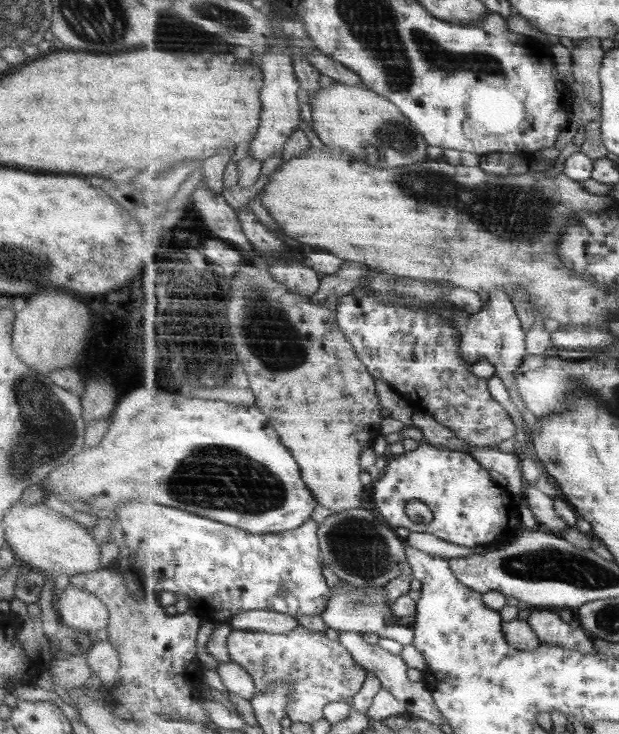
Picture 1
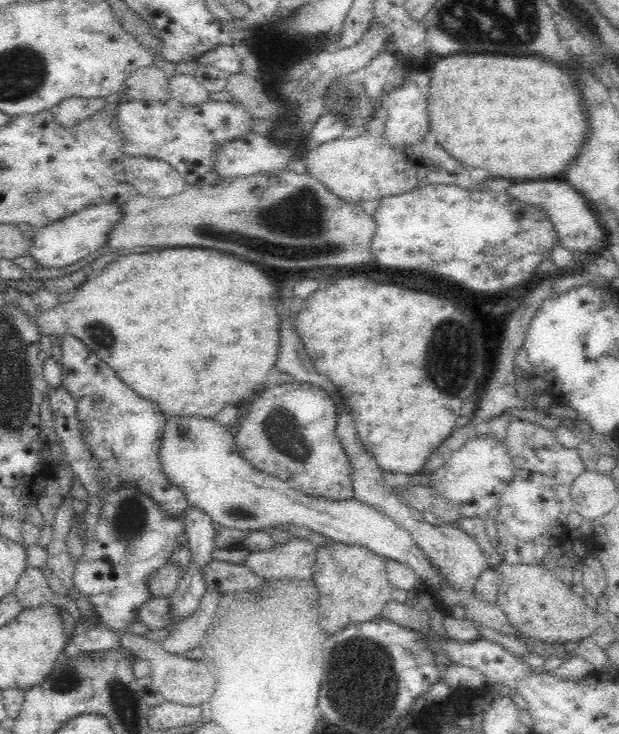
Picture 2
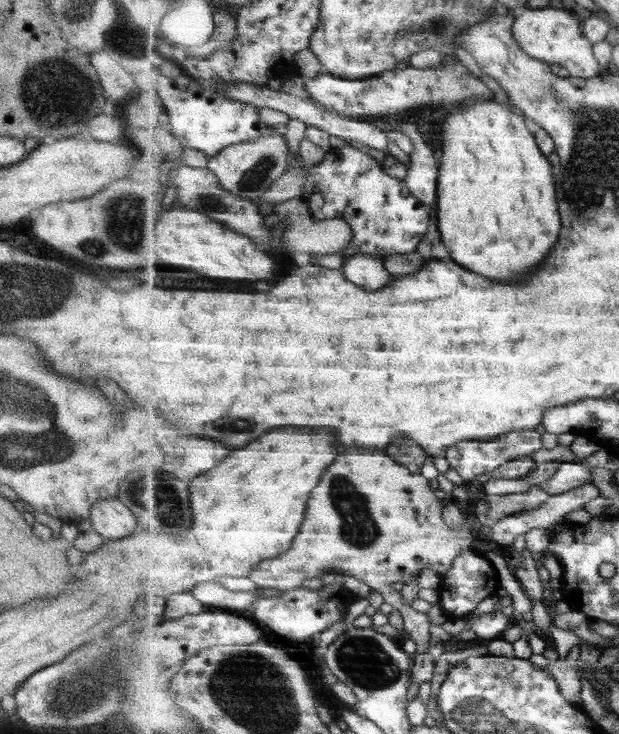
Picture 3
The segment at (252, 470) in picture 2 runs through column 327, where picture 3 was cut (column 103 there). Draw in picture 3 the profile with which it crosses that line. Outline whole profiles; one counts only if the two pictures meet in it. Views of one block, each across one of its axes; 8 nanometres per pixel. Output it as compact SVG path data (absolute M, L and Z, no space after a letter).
M117 498L99 499L93 503L88 519L92 531L107 541L125 538L138 529L133 513Z

